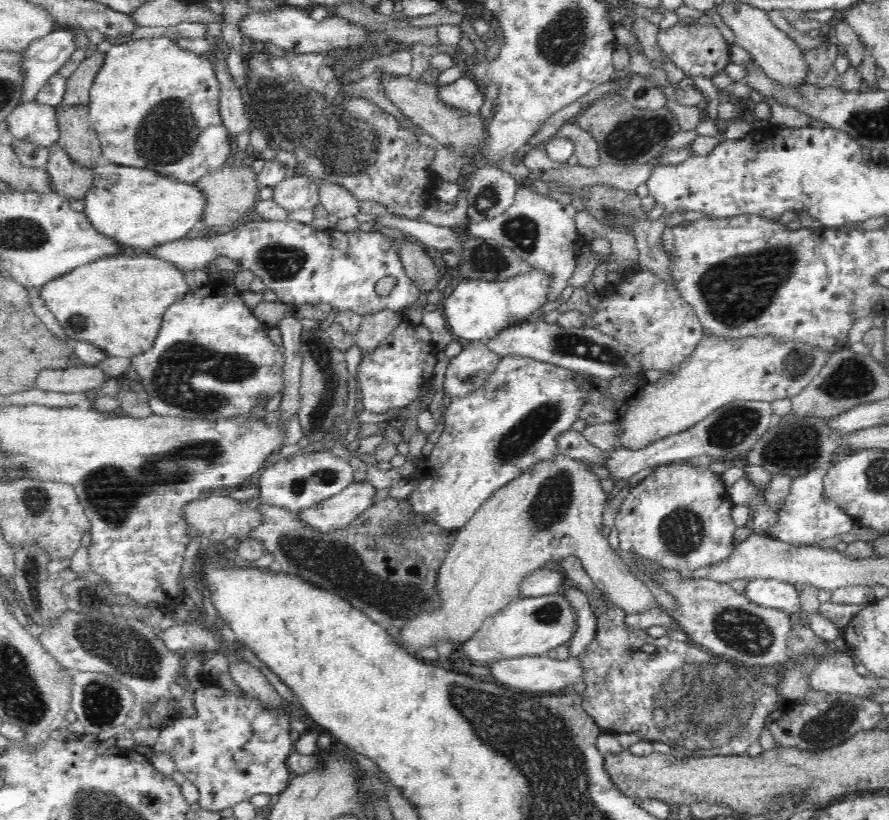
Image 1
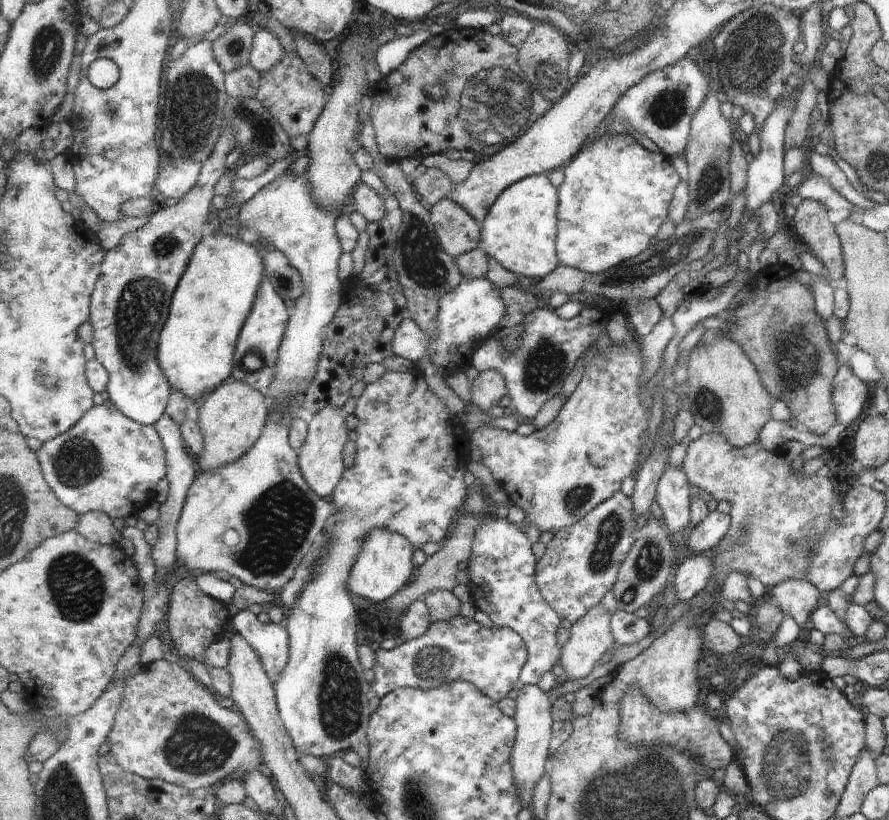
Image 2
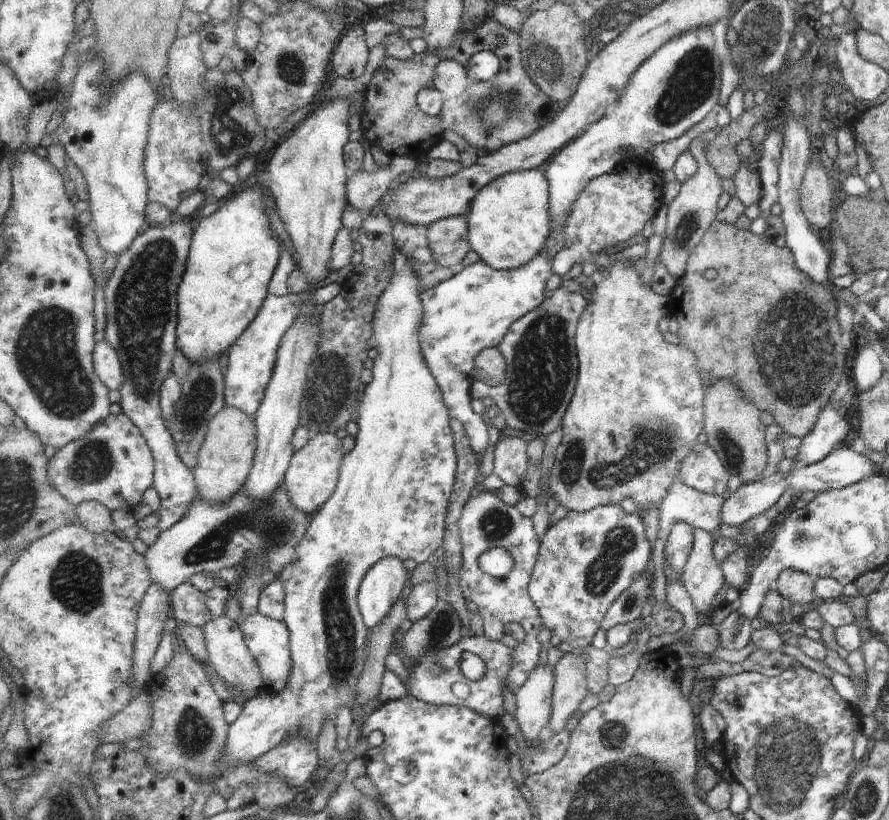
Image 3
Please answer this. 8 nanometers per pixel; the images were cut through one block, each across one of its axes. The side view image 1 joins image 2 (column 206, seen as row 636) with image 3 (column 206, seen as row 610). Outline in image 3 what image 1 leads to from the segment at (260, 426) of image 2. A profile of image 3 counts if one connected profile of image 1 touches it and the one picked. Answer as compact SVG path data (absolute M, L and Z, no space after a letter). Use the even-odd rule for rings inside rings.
M226 404L209 421L206 440L198 452L198 465L193 468L201 497L210 503L224 503L243 489L254 468L257 452L256 419L239 407ZM216 618L204 627L209 651L210 667L224 683L242 691L247 699L255 698L264 692L264 676L261 674L258 660L247 646L240 624L231 618Z

